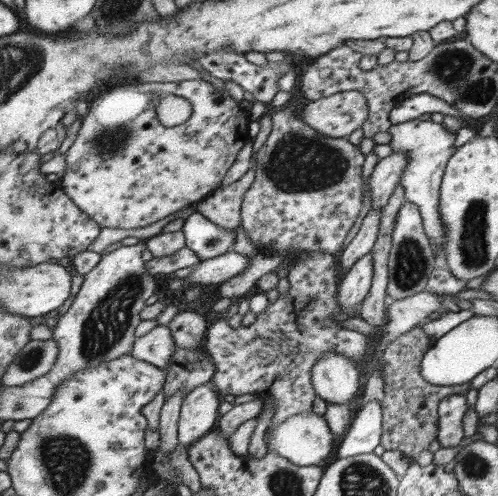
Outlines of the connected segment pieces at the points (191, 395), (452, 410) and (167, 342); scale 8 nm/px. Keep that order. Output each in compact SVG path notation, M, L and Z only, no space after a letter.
M210 382L194 388L183 398L177 431L182 446L190 448L216 427L221 401Z
M451 394L443 398L437 406L437 440L441 448L454 448L464 440L462 418L467 411L466 395Z
M156 326L142 338L136 338L131 355L142 362L148 362L148 364L160 368L166 374L168 362L172 360L175 350L176 346L169 328Z

